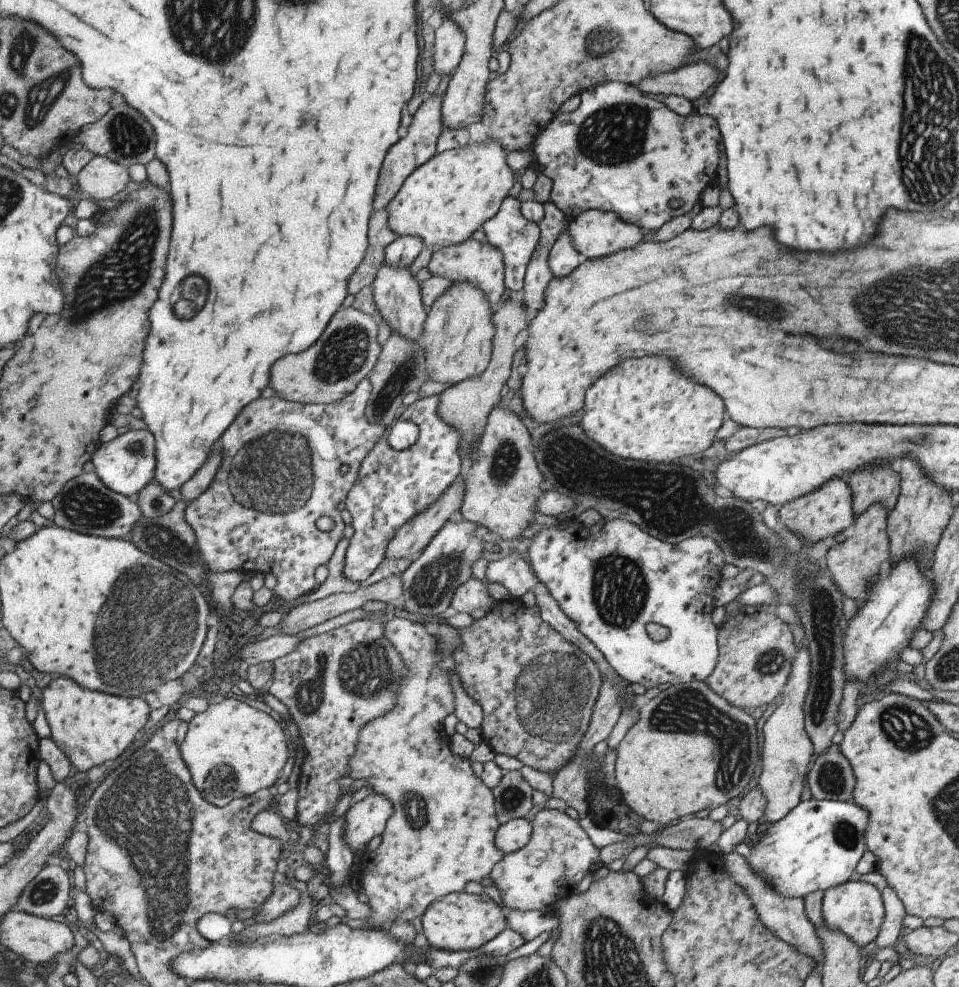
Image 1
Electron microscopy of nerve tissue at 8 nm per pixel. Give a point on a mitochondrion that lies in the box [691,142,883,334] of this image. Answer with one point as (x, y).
(761, 309)

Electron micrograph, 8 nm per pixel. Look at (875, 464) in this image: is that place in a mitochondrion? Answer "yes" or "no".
no

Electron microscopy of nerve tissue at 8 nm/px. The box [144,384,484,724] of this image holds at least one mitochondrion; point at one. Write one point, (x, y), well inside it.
(275, 474)

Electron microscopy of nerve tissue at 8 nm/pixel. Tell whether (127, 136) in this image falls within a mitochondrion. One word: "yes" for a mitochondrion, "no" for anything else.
yes

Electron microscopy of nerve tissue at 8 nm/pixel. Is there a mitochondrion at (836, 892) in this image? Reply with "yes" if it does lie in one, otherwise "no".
no

